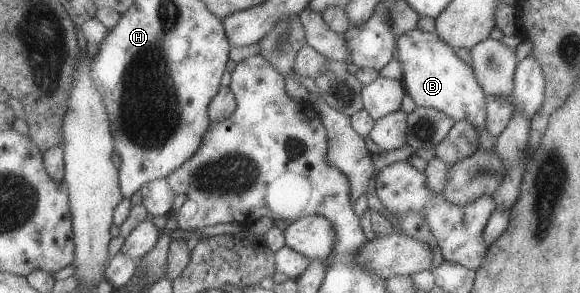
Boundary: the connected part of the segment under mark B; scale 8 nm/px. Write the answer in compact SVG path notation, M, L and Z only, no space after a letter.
M412 29L398 35L395 39L397 59L401 64L401 81L405 92L416 106L426 109L438 109L440 113L456 121L470 121L478 133L478 148L484 151L492 149L496 138L486 131L486 96L474 77L470 64L464 63L446 41L442 41L435 32L423 32Z

